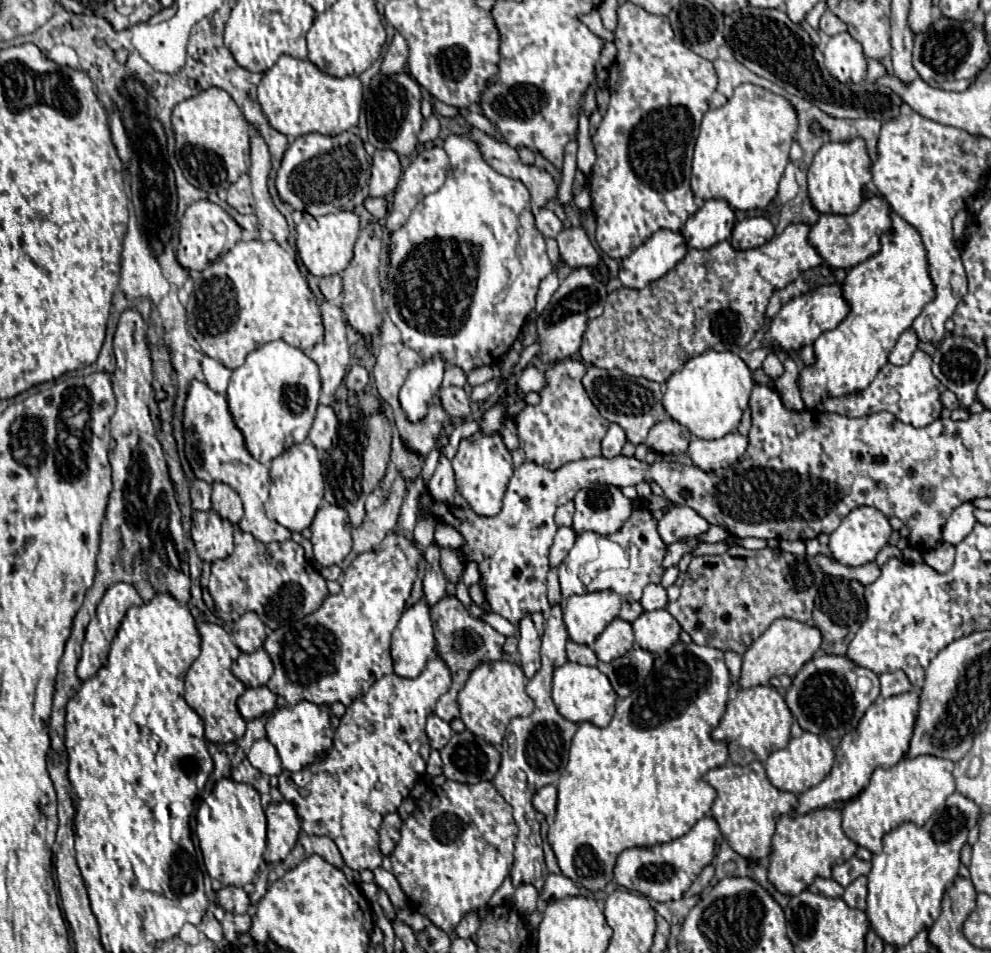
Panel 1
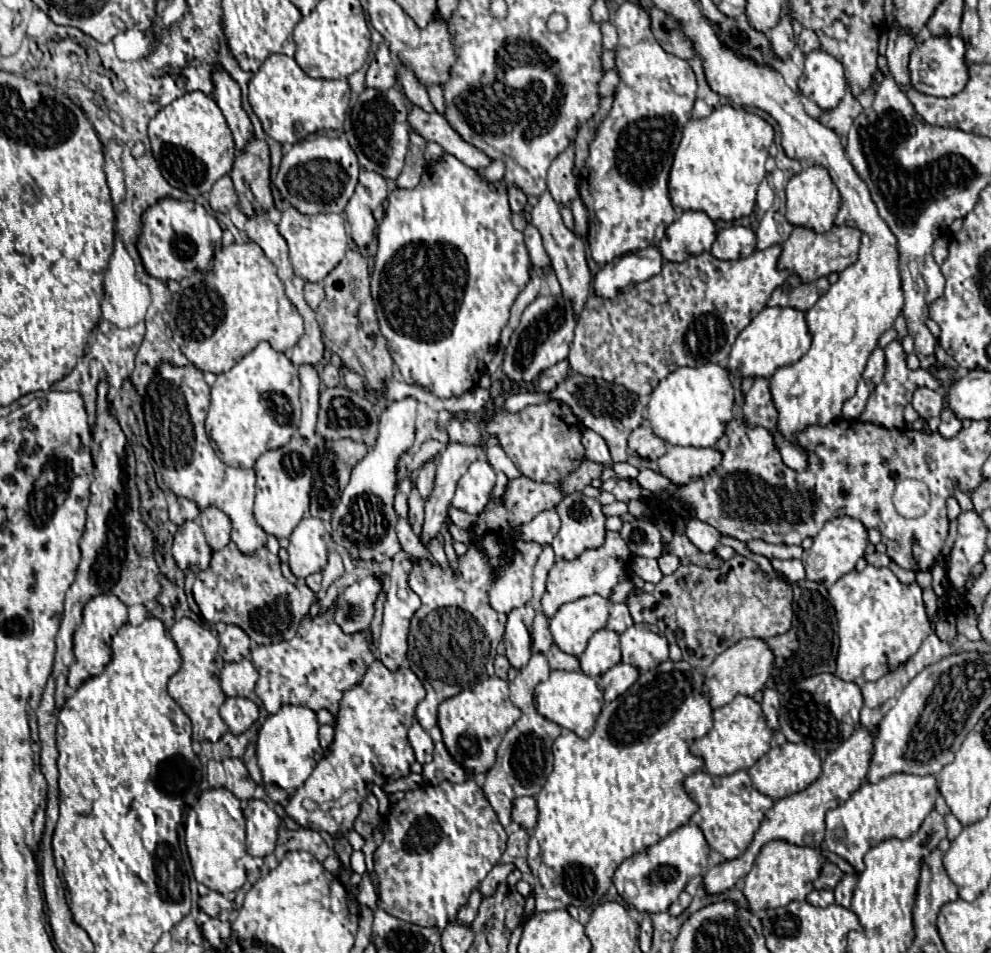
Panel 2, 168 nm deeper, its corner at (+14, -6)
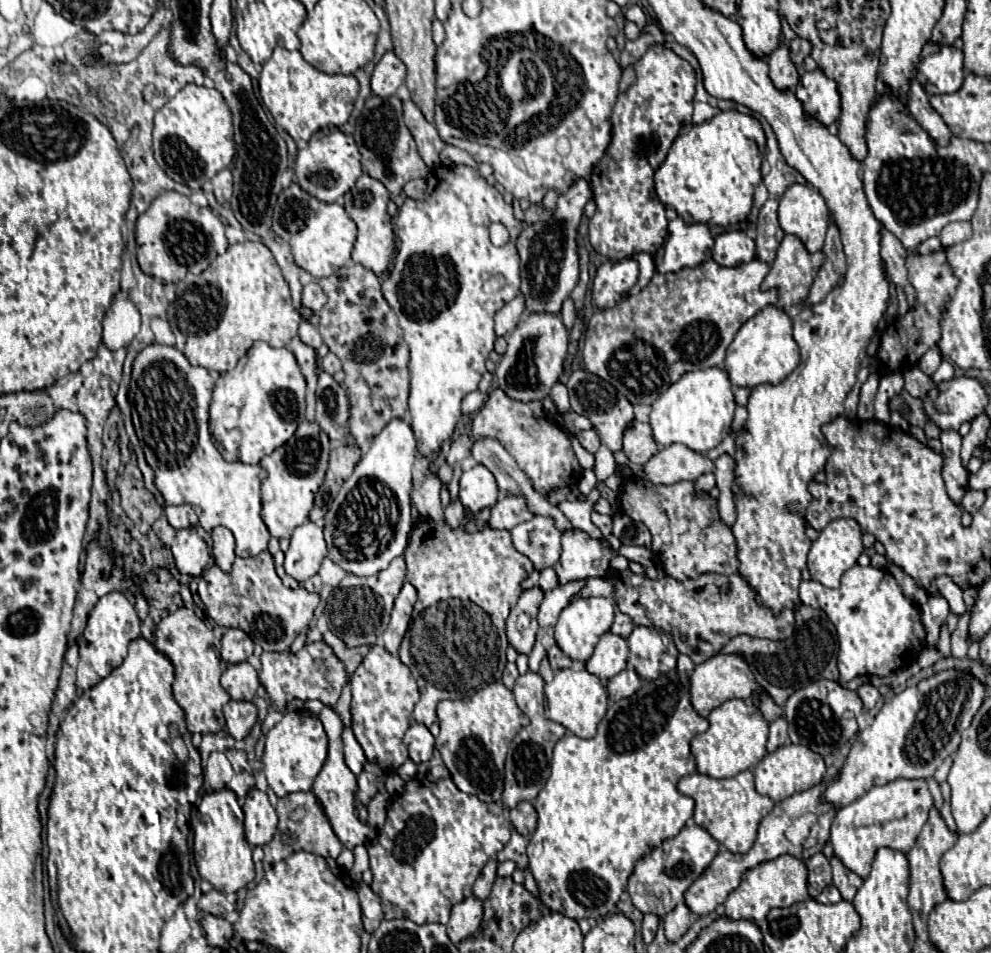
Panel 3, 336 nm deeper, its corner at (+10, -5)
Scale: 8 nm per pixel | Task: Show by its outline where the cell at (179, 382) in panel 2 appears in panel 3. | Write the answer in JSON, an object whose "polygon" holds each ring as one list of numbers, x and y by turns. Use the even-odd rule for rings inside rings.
{"polygon":[[153,343,137,355,133,365,131,401,139,413,139,421,133,423,139,425,137,433,165,503,189,503,205,531,217,525,231,529,237,541,237,557,255,557,267,549,271,537,259,515,259,485,265,471,259,465,227,463,213,445,207,427,213,385,215,377,205,367,193,367,181,351]]}

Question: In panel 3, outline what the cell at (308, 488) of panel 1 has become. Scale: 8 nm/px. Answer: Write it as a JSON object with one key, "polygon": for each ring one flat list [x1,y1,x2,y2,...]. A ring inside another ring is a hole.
{"polygon":[[303,421,295,435,285,445,281,445,281,449,275,449,271,455,265,455,261,459,259,465,267,471,267,477,261,483,261,519,265,521,273,537,291,537,293,529,307,521,309,511,314,505,315,493,327,471,327,457,327,433,323,433,317,423]]}

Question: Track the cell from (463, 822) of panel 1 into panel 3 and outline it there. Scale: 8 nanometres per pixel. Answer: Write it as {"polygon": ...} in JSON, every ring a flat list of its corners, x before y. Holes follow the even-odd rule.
{"polygon":[[411,779,405,791,395,797,387,811,387,821,379,833,377,843,369,847,373,883,371,889,379,895,385,919,411,919,417,925,447,923,451,907,471,897,475,879,487,861,507,845,511,835,511,823,503,815,501,805,485,803,477,795,467,795,457,789,453,779]]}

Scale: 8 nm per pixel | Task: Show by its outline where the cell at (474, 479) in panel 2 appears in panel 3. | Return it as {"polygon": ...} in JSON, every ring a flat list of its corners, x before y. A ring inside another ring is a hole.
{"polygon":[[475,465,473,469,463,471,459,479,459,501,465,509,481,511,485,507,493,507,497,495,497,481,487,467]]}

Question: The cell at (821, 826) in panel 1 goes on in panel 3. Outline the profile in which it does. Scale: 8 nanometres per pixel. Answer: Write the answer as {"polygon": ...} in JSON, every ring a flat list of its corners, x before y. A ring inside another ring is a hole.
{"polygon":[[781,855,771,861,759,863,743,875,741,885,725,901,725,915,731,919,761,921,773,907,789,907,805,899,809,899,805,863,793,855]]}

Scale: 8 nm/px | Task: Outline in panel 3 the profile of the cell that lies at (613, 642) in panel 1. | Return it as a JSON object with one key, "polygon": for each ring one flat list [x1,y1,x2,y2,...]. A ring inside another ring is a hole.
{"polygon":[[605,633,601,635,593,655,587,661,587,671,597,675,601,681,607,681,625,669,627,655,627,641,623,637,617,637,615,633]]}

